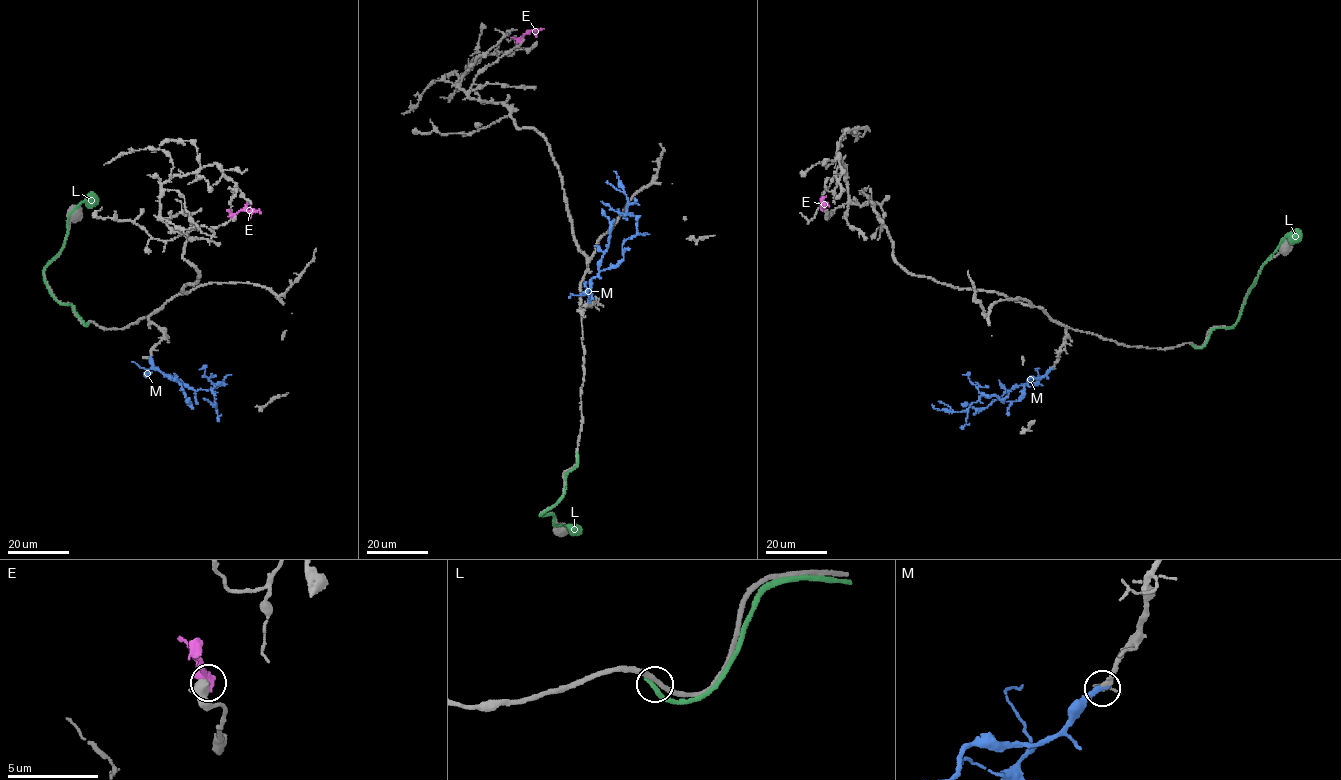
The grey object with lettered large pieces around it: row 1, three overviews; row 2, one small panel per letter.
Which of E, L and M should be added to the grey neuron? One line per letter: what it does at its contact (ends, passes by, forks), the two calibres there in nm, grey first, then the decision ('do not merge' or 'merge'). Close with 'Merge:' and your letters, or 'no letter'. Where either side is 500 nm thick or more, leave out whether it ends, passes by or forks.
E: 500 nm thick on the grey side, 480 nm on the other; do not merge
L: it ends there; 240 nm thick on the grey side, 320 nm on the other; do not merge
M: it ends there; 240 nm thick on the grey side, 340 nm on the other; merge
Merge: M

